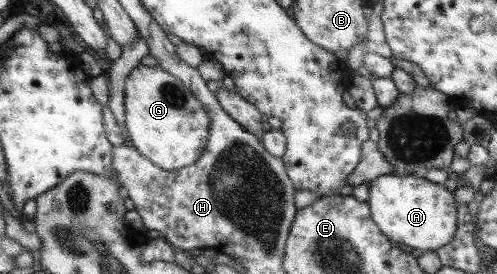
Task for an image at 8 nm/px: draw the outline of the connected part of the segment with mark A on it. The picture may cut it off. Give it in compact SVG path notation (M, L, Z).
M380 175L371 180L366 203L370 217L380 232L390 241L412 249L433 252L446 245L456 231L457 205L451 191L442 184L432 183L423 177Z

